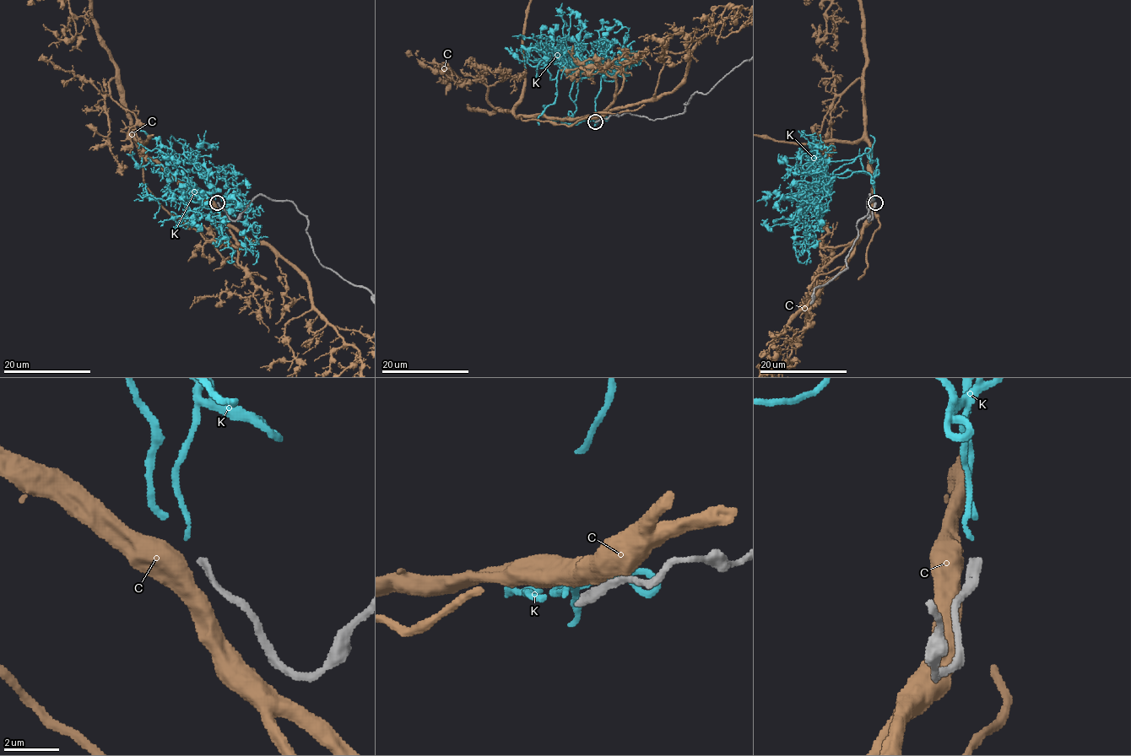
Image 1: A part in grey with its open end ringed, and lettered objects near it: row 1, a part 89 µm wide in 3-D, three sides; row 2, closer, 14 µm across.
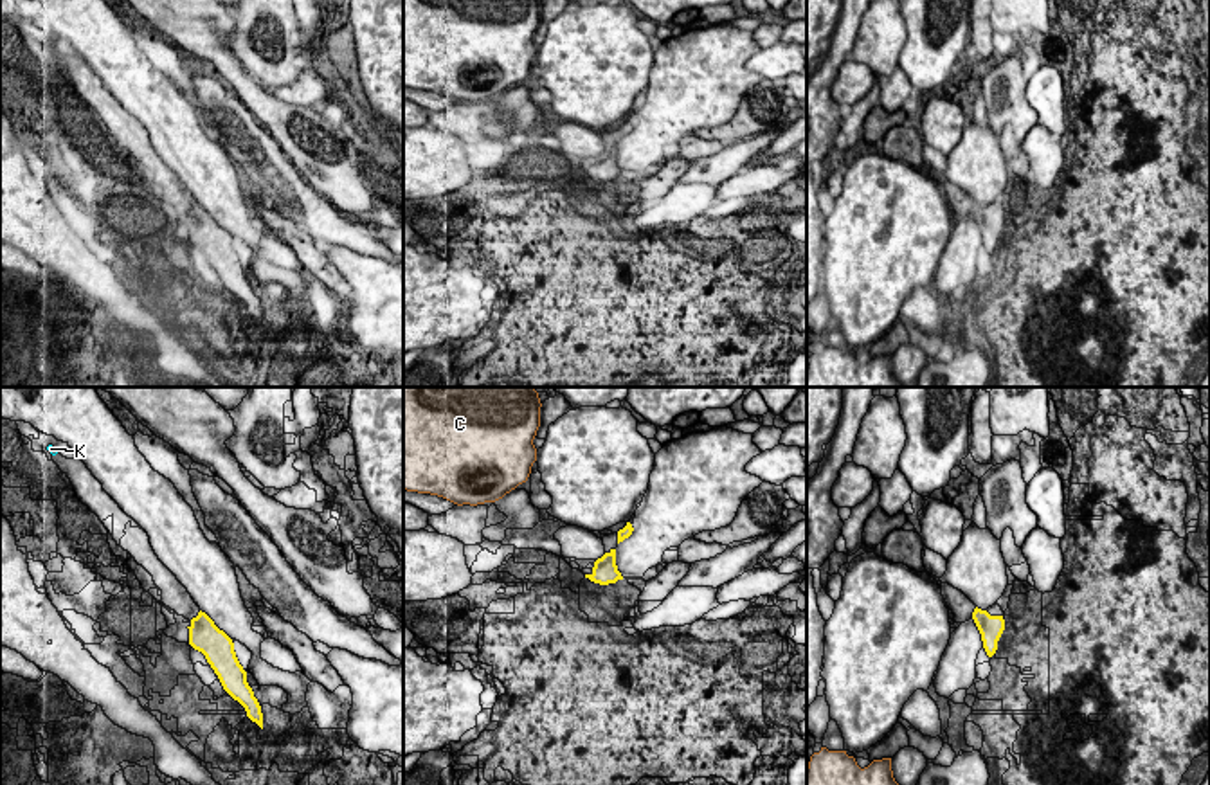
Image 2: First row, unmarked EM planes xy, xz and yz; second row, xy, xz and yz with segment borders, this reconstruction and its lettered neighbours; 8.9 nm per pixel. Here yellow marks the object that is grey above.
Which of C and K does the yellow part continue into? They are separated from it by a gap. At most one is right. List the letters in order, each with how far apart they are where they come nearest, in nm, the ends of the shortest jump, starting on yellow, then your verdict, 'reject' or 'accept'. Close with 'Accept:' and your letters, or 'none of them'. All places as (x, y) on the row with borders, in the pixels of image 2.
C: gap 950 nm; span xz (618, 532), (526, 479); reject
K: gap 1900 nm; span xy (200, 611), (54, 454); accept
Accept: K

